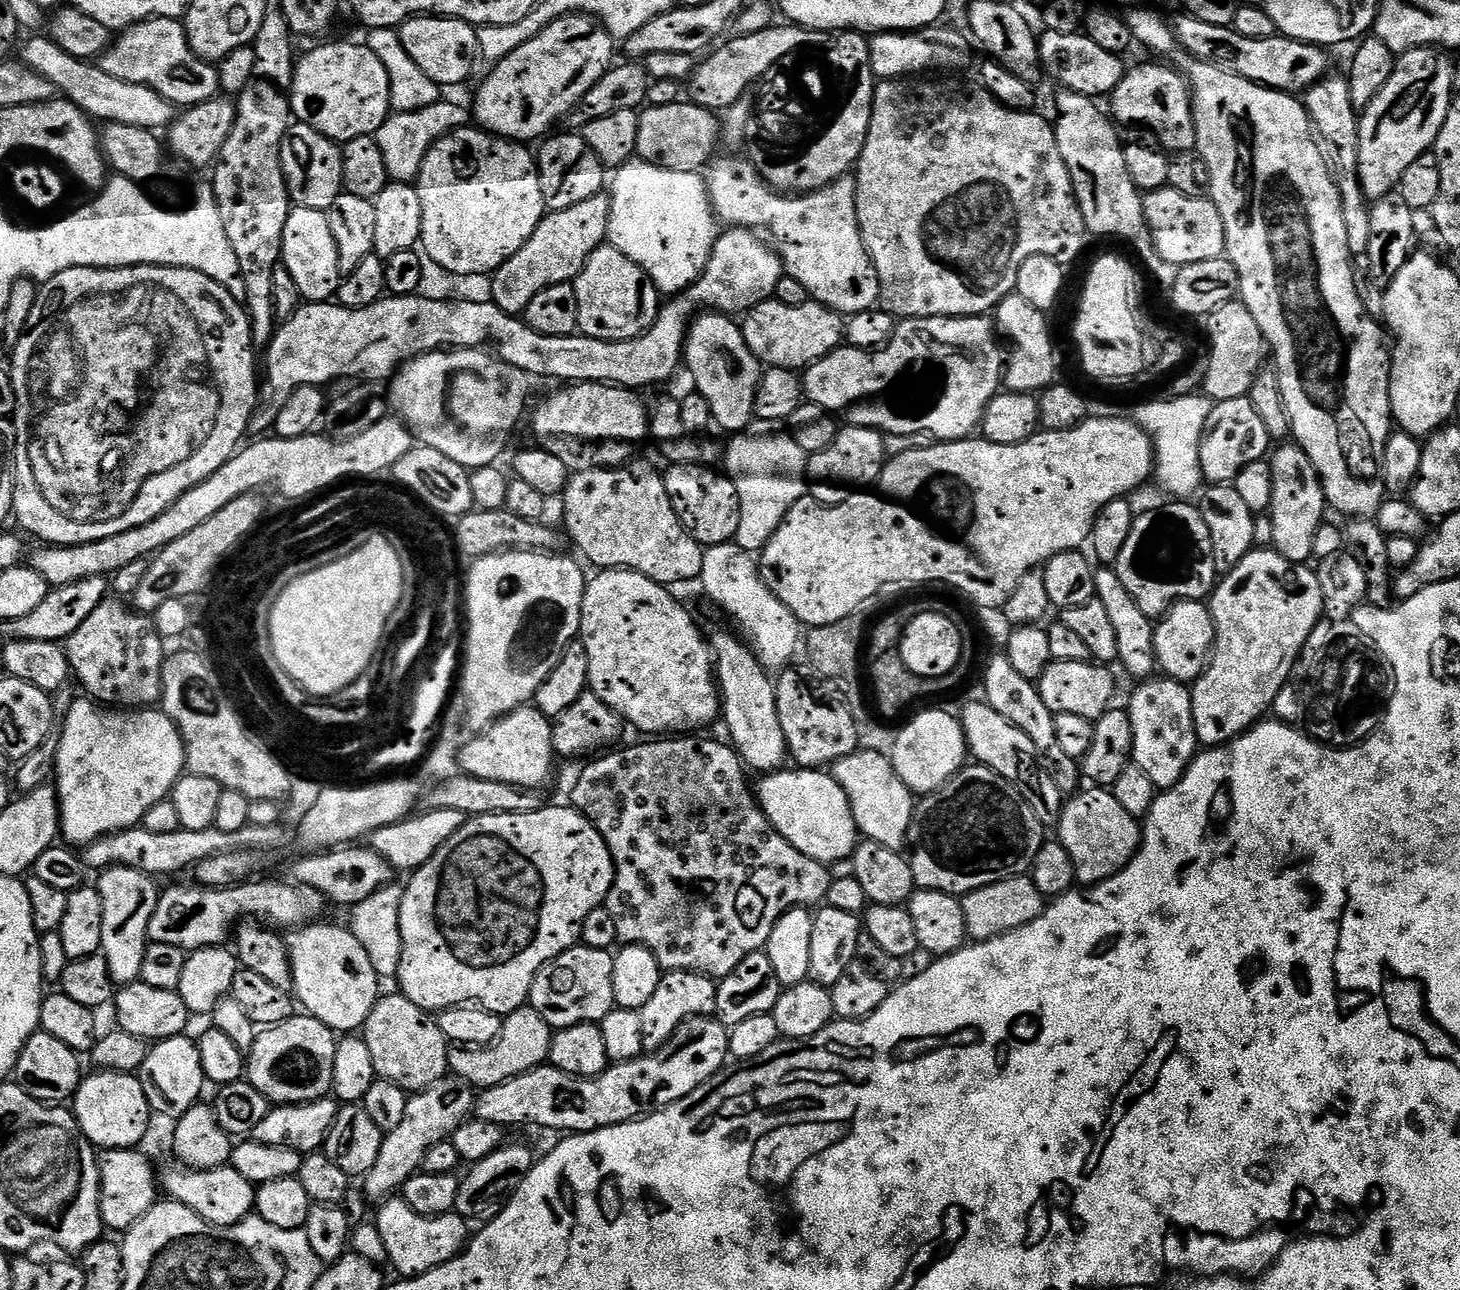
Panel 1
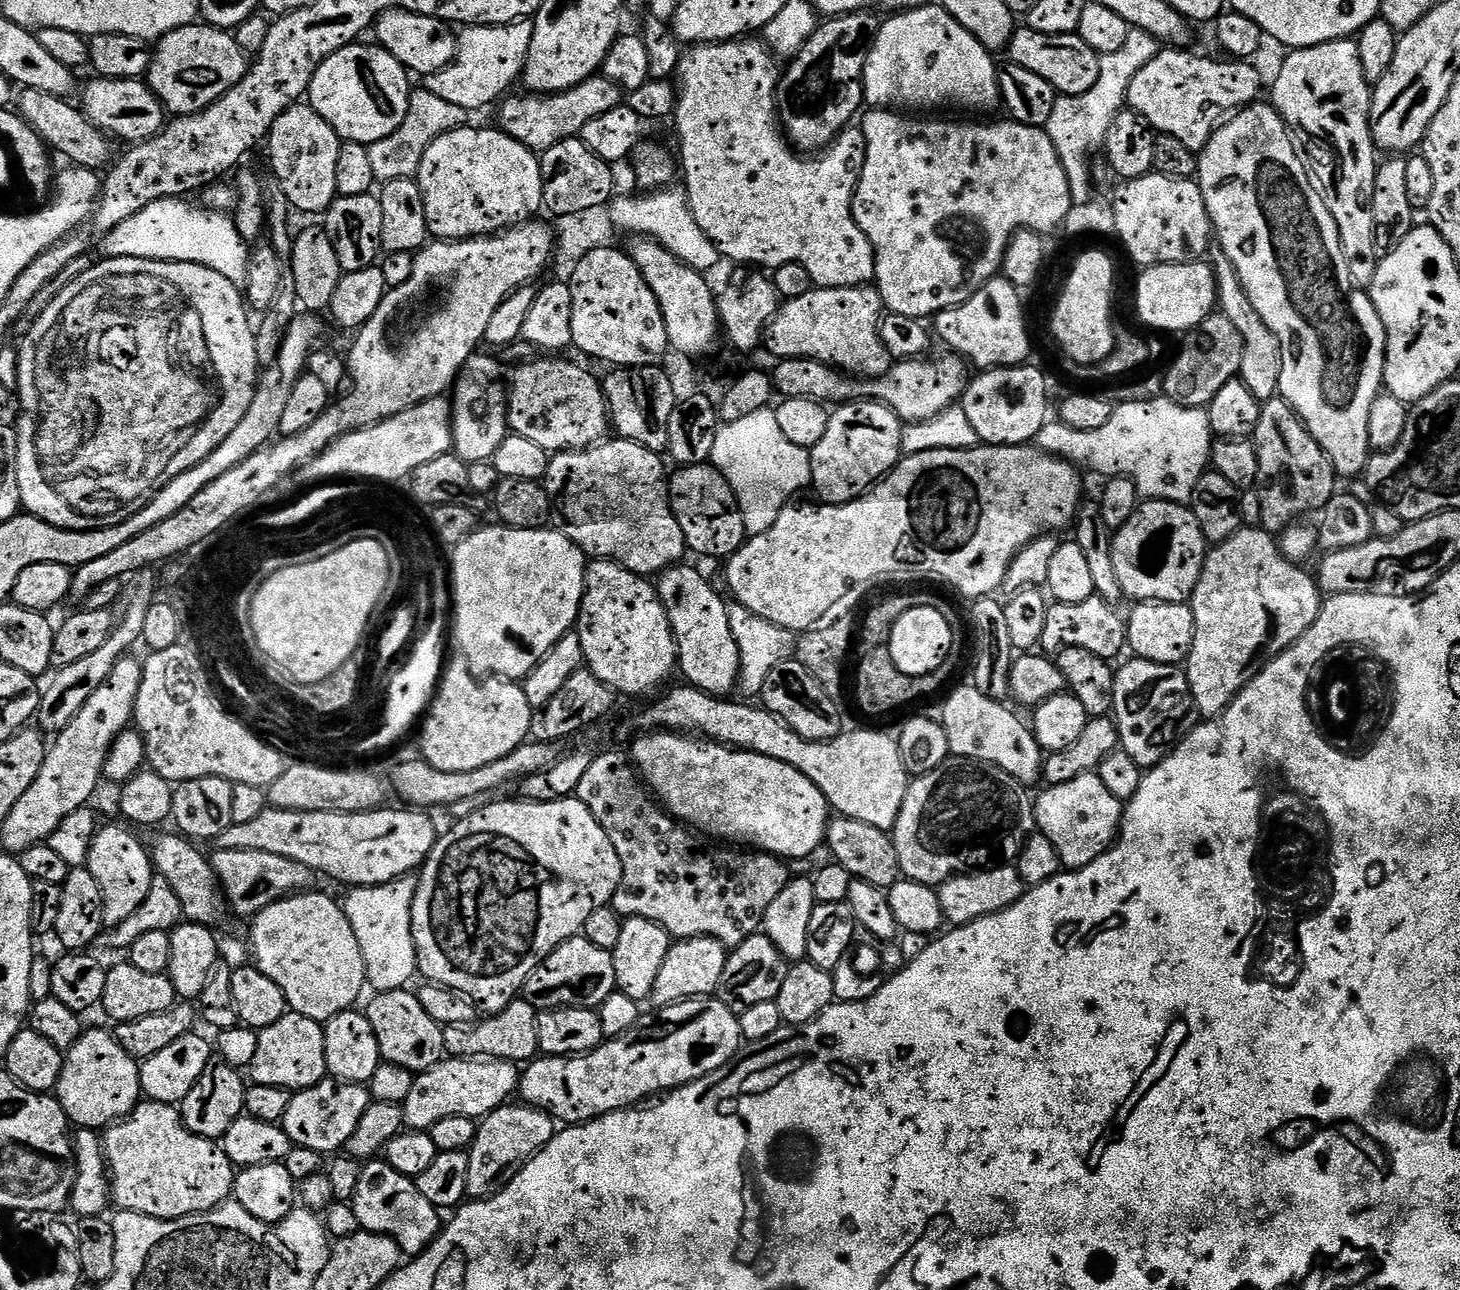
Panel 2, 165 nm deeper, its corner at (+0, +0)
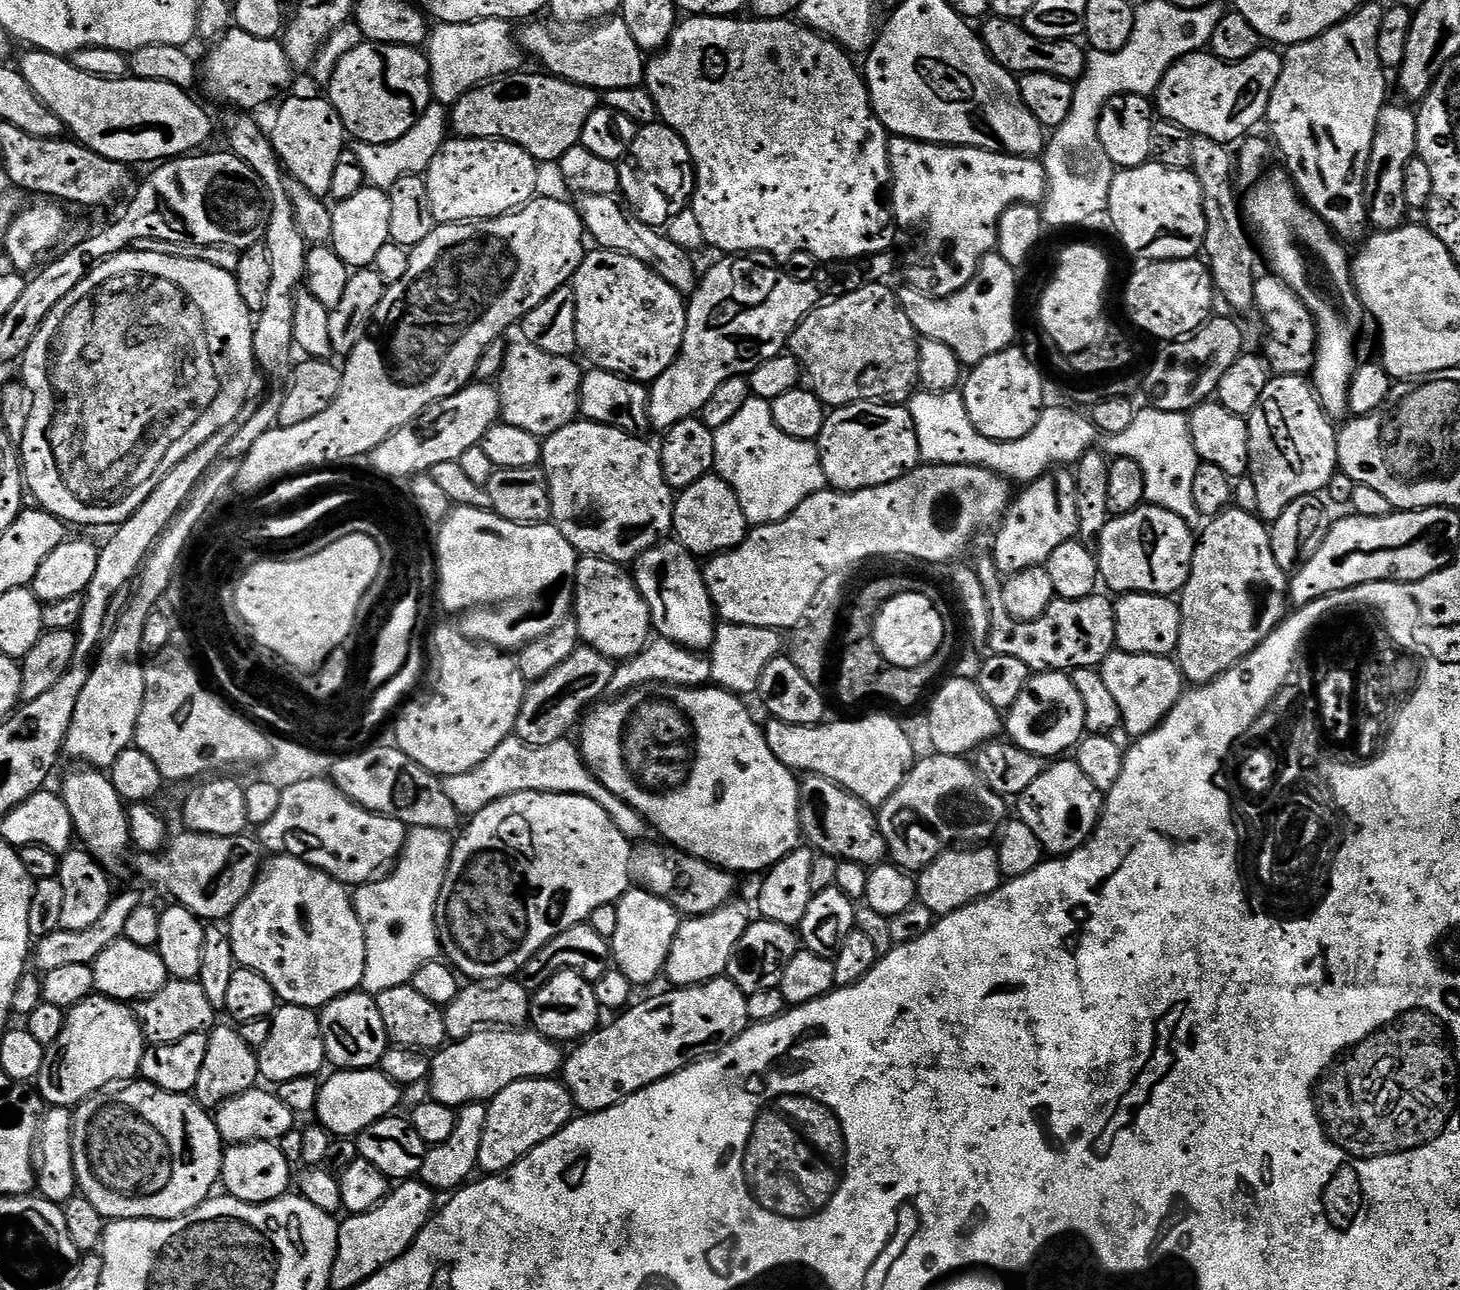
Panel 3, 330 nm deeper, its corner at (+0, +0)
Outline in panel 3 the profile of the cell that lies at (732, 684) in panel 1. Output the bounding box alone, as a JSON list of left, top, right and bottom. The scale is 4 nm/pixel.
[634,538,718,653]

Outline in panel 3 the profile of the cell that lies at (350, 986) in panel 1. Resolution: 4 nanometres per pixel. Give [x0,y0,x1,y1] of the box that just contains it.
[227,854,366,1010]

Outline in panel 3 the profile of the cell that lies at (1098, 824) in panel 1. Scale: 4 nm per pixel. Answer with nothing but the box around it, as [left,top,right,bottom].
[1014,758,1105,858]

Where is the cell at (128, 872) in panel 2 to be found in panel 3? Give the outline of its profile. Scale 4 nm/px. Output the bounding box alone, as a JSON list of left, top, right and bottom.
[62,766,130,870]

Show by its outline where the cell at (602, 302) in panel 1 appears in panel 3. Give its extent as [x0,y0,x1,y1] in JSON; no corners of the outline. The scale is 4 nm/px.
[570,251,688,382]

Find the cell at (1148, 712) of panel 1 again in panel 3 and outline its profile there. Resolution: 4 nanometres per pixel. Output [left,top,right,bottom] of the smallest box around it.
[1099,650,1186,738]

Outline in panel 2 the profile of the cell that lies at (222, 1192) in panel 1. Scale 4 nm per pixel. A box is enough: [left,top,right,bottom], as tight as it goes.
[102,1099,234,1220]

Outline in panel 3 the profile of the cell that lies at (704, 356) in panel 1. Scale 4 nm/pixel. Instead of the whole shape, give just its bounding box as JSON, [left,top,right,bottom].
[574,194,698,294]

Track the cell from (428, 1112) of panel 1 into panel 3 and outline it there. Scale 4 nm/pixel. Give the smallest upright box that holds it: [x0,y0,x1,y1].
[430,1030,566,1109]

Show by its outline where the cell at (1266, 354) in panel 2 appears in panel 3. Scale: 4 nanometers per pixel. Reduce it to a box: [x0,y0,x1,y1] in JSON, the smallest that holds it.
[1190,136,1258,313]

